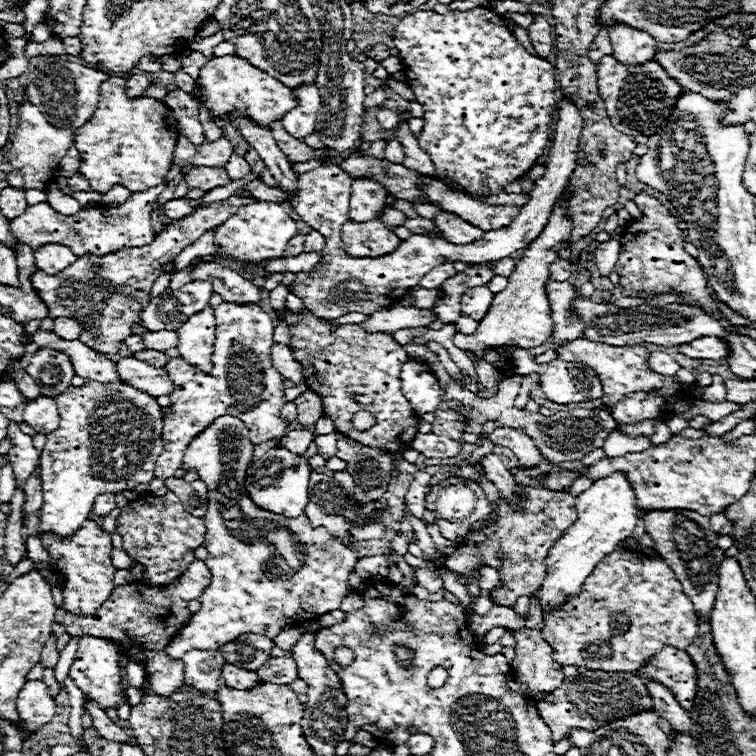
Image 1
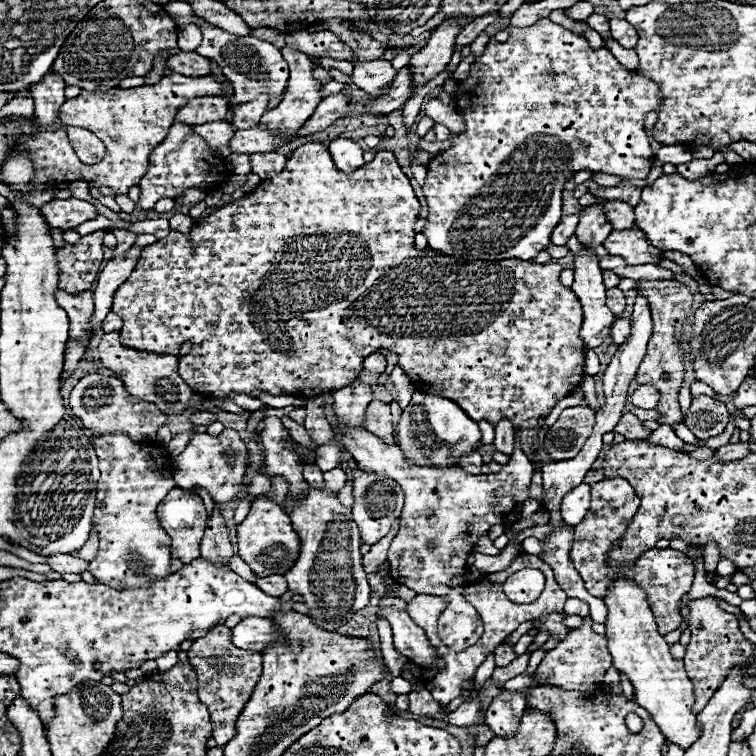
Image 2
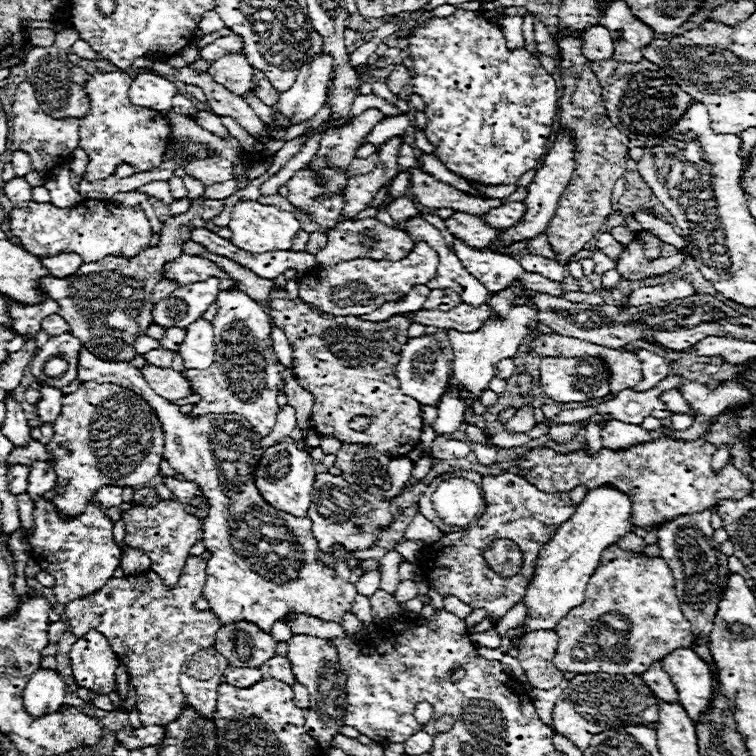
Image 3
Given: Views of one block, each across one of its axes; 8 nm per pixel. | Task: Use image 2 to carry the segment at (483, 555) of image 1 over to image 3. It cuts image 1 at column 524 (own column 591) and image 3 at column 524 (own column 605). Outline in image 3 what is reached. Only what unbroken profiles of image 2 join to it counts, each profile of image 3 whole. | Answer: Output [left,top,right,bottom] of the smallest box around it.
[418,472,576,618]

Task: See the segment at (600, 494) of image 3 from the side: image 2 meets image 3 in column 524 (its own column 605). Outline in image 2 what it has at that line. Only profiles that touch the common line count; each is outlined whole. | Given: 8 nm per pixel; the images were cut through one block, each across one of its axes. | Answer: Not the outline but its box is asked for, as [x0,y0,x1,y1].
[602,578,700,750]

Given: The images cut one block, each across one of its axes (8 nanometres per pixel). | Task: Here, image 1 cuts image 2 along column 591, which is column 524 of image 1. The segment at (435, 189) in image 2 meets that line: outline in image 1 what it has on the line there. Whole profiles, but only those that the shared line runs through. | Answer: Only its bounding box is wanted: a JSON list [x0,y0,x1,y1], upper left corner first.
[394,8,558,196]

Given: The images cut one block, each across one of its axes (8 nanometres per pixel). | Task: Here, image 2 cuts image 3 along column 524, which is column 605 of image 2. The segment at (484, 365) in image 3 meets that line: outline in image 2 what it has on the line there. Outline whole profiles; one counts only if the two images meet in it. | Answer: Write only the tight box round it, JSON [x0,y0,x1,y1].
[566,236,614,350]

